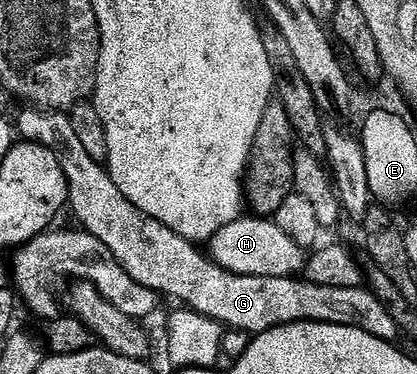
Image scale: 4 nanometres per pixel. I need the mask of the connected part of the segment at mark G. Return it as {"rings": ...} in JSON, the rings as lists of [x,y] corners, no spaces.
{"rings":[[[22,110],[16,119],[16,132],[23,141],[42,144],[56,154],[66,179],[68,207],[81,231],[95,236],[111,252],[140,286],[157,292],[159,297],[171,296],[189,311],[198,312],[227,329],[257,334],[276,326],[316,322],[359,328],[381,340],[391,342],[399,339],[400,333],[392,314],[384,310],[369,288],[348,286],[316,286],[316,282],[305,278],[260,278],[252,274],[232,274],[211,260],[197,243],[184,239],[176,230],[168,230],[164,222],[148,218],[112,182],[109,172],[101,163],[88,158],[87,151],[76,138],[72,122],[65,111]]]}

